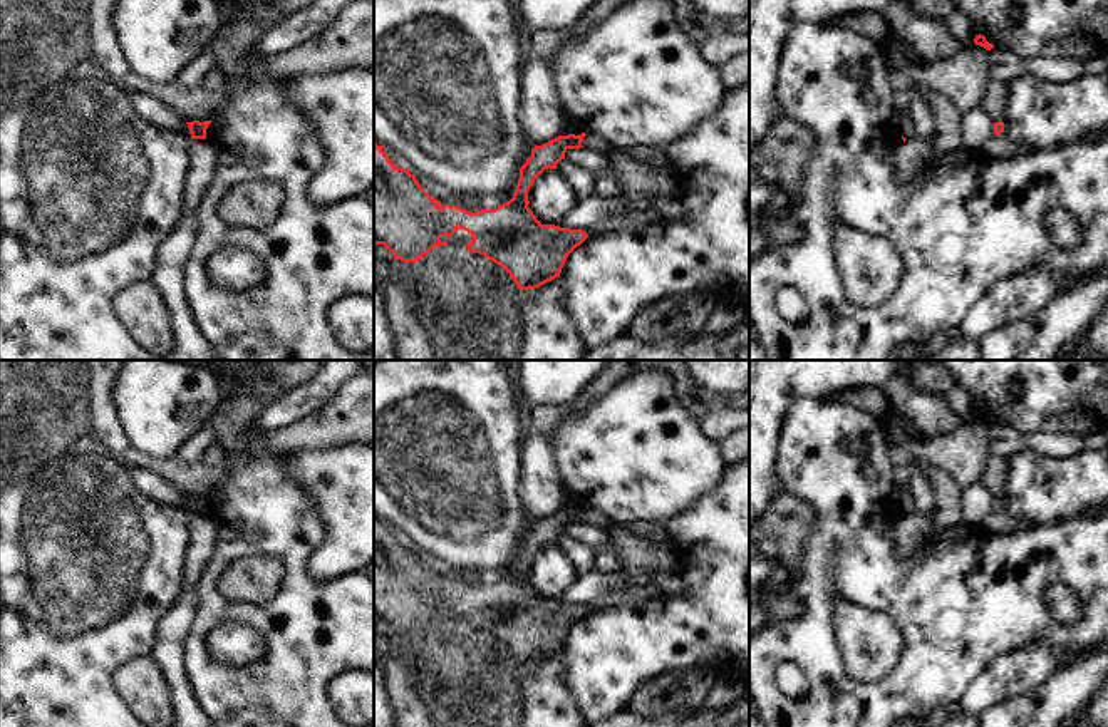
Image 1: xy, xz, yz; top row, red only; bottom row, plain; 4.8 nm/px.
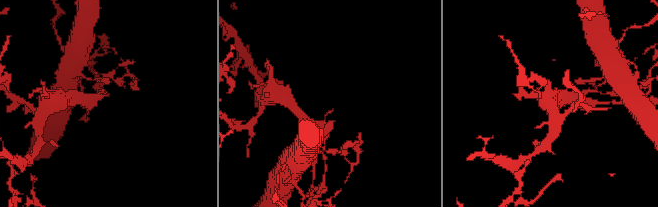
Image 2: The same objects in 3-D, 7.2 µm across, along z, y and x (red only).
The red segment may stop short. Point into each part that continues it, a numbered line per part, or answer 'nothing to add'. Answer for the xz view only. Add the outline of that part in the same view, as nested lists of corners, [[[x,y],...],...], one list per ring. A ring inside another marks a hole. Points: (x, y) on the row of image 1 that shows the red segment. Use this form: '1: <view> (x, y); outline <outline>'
1: xz (594, 143); outline [[[588,134],[583,137],[582,146],[600,156],[607,156],[610,149],[610,146],[605,141],[602,141],[598,136],[588,136]]]

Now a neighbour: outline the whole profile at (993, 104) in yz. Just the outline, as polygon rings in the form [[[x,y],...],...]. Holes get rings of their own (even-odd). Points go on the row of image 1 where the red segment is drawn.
[[[989,80],[987,90],[979,104],[979,109],[992,121],[999,122],[1004,117],[1009,97],[1009,85],[999,80]]]

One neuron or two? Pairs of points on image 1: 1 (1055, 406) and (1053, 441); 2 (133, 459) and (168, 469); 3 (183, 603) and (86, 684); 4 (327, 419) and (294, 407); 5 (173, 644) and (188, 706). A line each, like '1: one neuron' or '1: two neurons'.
1: two neurons
2: one neuron
3: two neurons
4: two neurons
5: one neuron

